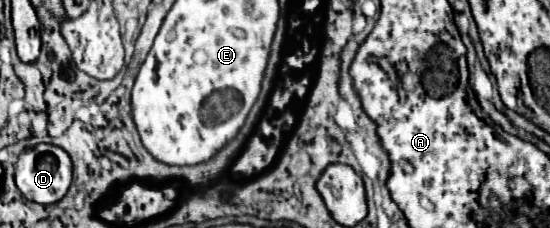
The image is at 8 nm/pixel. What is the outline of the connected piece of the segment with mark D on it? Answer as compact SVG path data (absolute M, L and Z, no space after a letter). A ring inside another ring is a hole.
M38 144L20 154L16 162L16 186L22 196L38 204L54 204L62 200L72 184L72 160L70 156L52 144Z

